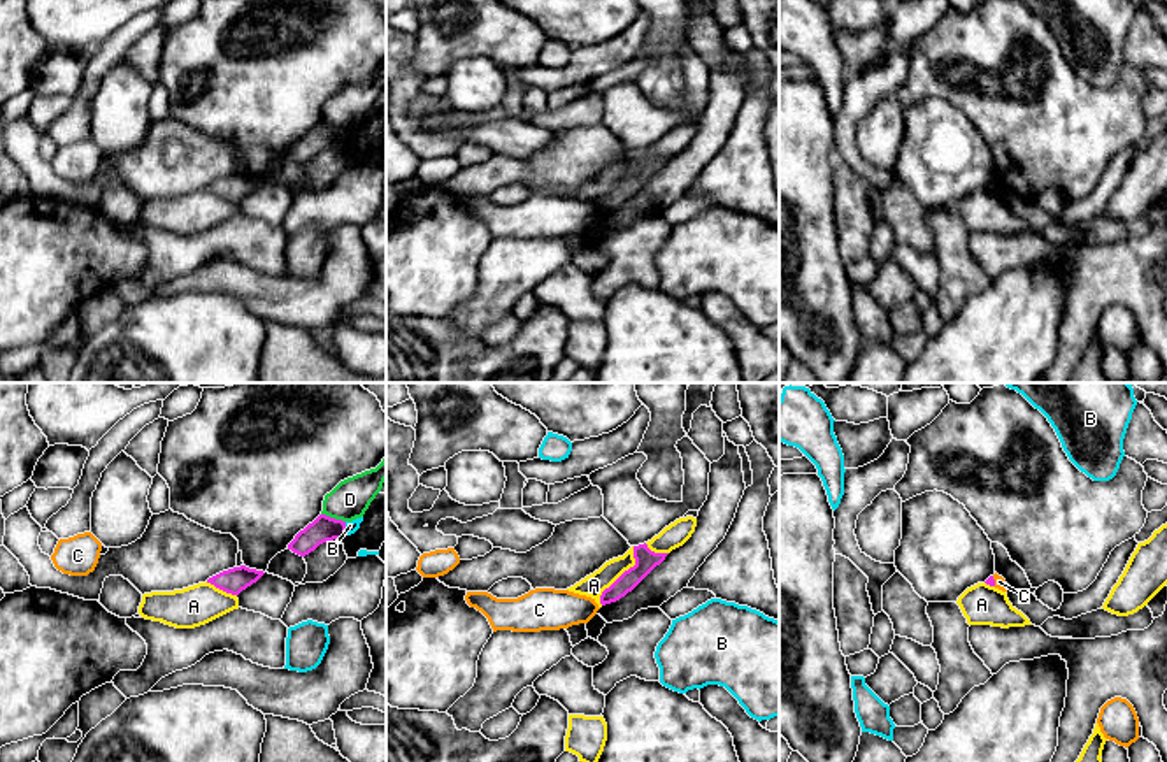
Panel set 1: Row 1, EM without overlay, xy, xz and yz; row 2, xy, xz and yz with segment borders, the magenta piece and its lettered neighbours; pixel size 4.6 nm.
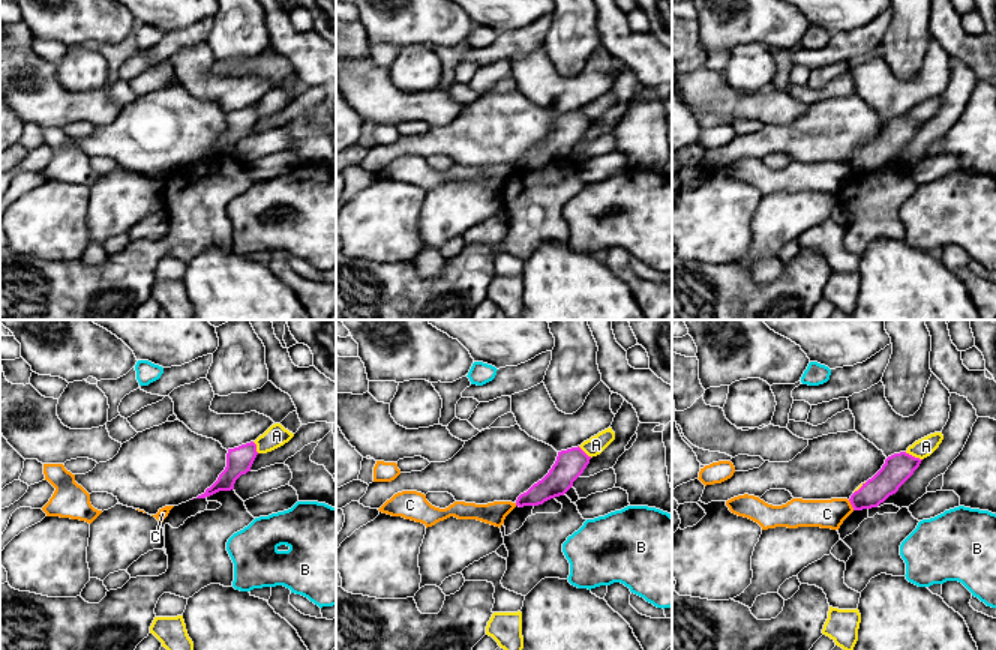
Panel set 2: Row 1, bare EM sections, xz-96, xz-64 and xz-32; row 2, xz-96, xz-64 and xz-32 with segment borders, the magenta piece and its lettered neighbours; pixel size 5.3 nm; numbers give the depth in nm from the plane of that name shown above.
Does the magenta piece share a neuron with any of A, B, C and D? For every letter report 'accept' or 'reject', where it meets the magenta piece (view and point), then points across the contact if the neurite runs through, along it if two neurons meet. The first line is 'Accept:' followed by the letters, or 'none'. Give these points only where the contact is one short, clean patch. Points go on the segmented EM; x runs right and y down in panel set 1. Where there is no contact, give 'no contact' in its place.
Accept: none
A: reject; meets magenta in xz at (622, 575)
B: reject; meets magenta in xy at (344, 529)
C: reject; meets magenta in yz at (994, 582)
D: reject; meets magenta in xy at (334, 518); border along xy (322, 513), (344, 522)

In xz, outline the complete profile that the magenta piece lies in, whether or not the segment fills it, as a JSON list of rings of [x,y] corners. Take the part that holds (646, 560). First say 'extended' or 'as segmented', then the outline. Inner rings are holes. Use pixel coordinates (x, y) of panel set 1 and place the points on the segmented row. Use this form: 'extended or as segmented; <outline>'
as segmented; [[[648,544],[634,546],[635,565],[625,571],[609,588],[600,595],[600,604],[611,604],[632,592],[656,565],[660,565],[669,553],[655,553]]]

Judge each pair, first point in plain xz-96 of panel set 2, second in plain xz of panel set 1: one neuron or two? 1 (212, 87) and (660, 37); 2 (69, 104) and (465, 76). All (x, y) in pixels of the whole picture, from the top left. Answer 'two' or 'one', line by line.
1: two
2: two

